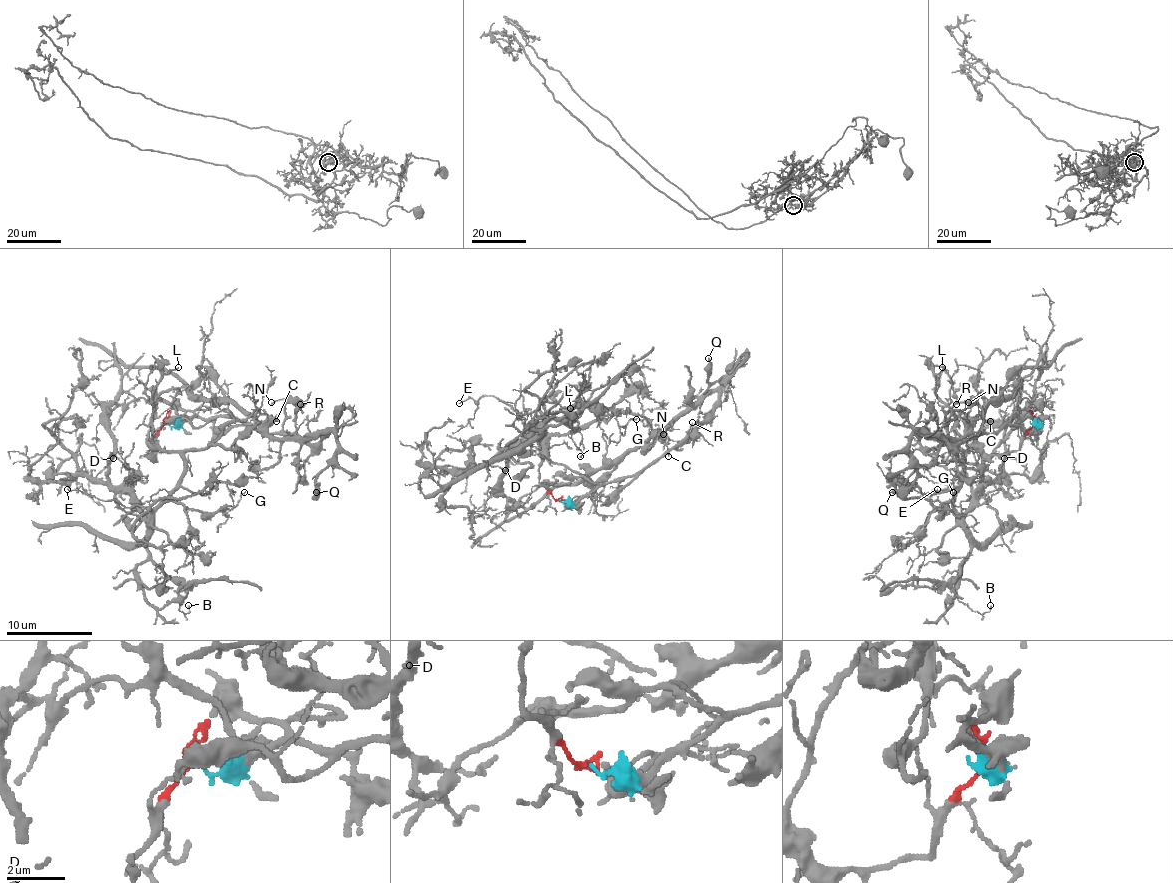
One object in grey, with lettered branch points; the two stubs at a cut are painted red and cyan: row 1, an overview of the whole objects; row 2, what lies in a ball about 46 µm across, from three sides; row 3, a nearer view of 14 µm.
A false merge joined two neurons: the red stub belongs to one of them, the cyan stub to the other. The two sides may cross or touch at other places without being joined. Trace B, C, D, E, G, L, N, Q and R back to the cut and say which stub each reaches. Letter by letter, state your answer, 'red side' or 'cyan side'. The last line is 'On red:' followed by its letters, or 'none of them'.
B: red side
C: red side
D: red side
E: red side
G: red side
L: red side
N: cyan side
Q: cyan side
R: cyan side
On red: B, C, D, E, G, L

